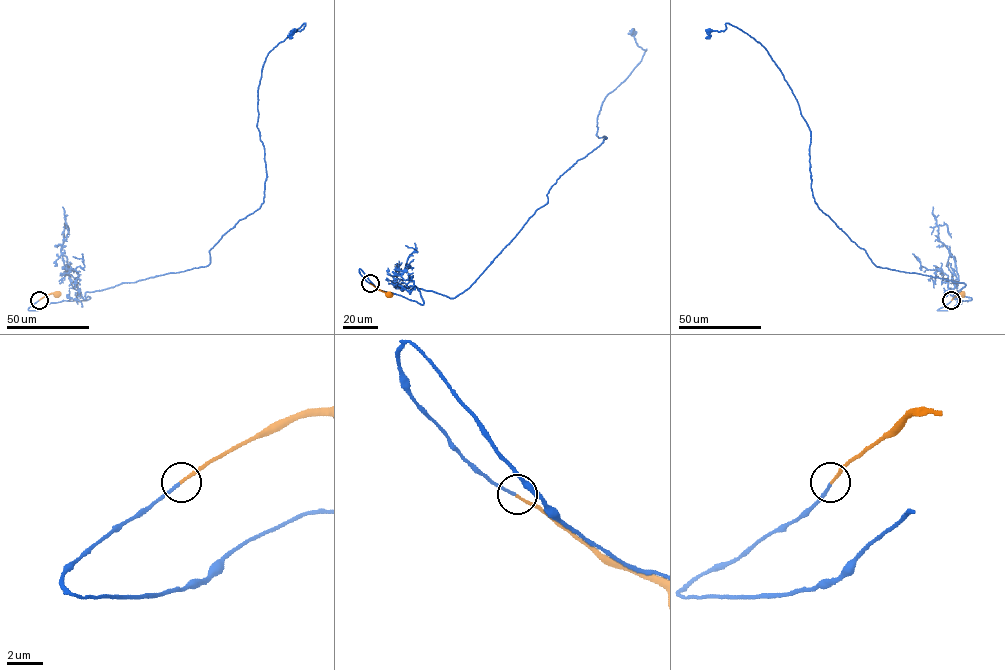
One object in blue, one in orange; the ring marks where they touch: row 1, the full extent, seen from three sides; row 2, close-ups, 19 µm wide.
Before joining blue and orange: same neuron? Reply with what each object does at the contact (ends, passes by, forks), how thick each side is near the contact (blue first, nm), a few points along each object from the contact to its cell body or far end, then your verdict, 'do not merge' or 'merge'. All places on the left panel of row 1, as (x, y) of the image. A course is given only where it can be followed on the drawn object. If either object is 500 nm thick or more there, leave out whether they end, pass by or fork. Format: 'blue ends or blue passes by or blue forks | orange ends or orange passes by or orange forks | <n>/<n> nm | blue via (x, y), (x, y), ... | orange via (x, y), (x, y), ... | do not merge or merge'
blue ends | orange ends | 150/150 nm | blue via (39, 300), (29, 310), (209, 264), (209, 251), (263, 202), (258, 89), (269, 52), (304, 23), (292, 38) | orange via (39, 300), (57, 294) | merge

